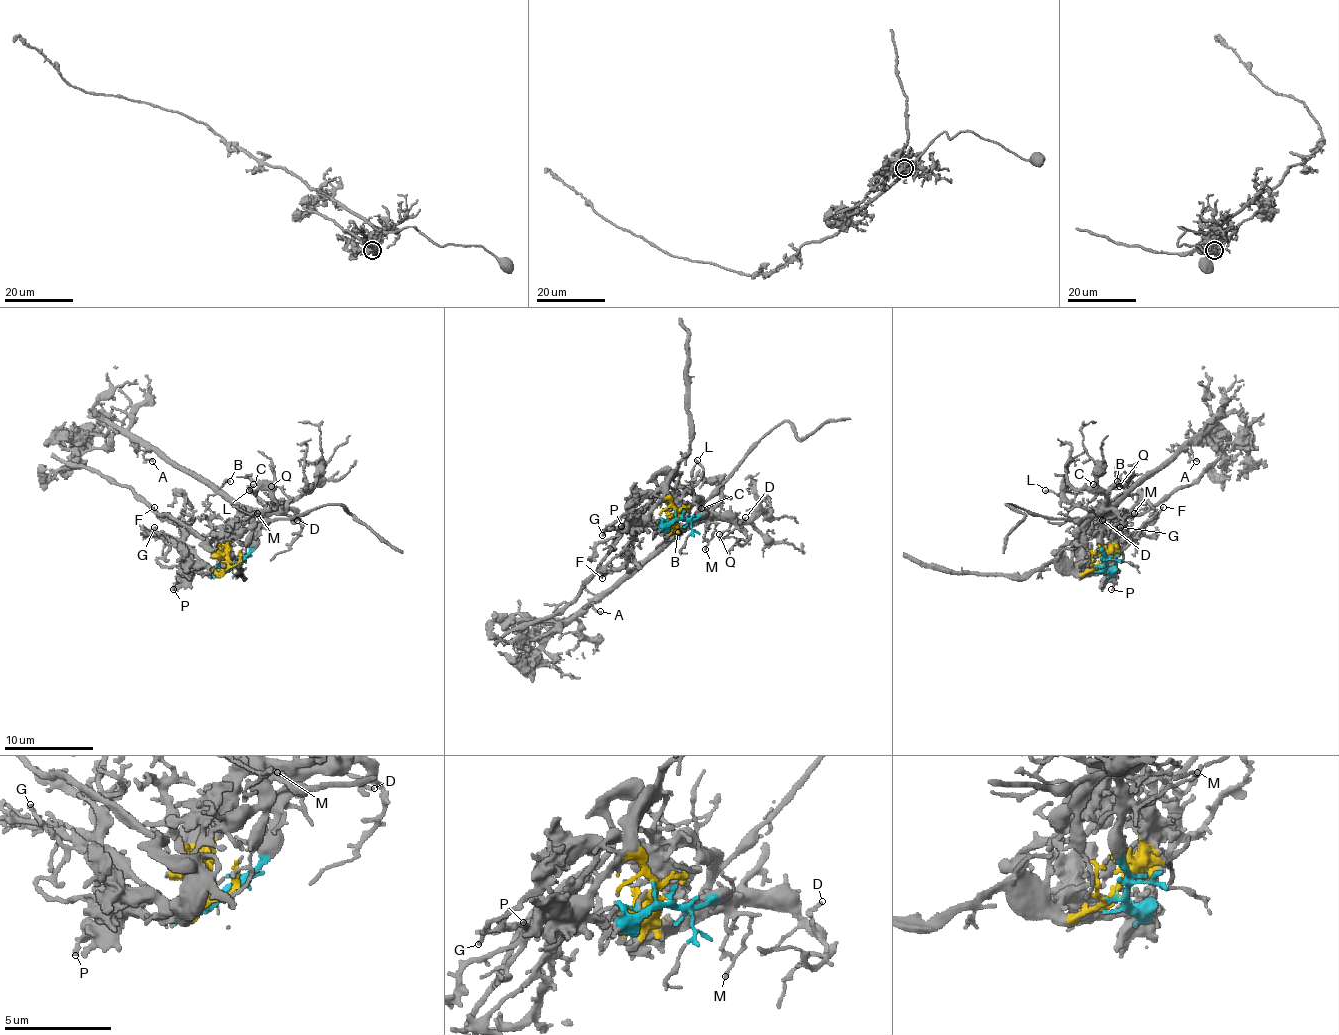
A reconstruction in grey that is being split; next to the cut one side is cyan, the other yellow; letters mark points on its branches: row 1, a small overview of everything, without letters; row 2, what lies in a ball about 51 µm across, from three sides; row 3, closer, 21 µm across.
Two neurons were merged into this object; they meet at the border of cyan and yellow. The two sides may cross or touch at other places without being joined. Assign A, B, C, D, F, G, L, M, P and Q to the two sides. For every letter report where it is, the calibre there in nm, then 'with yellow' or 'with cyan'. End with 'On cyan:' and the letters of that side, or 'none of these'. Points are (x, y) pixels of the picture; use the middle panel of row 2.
A: at (600, 611); 160 nm thick; with cyan
B: at (678, 532); 150 nm thick; with cyan
C: at (701, 508); 220 nm thick; with cyan
D: at (745, 517); 220 nm thick; with cyan
F: at (602, 578); 130 nm thick; with yellow
G: at (602, 535); 190 nm thick; with yellow
L: at (697, 460); 140 nm thick; with cyan
M: at (705, 549); 120 nm thick; with cyan
P: at (621, 526); 170 nm thick; with yellow
Q: at (719, 534); 140 nm thick; with cyan
On cyan: A, B, C, D, L, M, Q

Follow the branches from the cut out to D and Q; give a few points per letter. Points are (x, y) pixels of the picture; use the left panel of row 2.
D: (233, 564), (246, 555), (253, 531), (268, 515), (293, 513), (298, 520)
Q: (233, 564), (246, 555), (253, 531), (286, 495), (271, 486)

